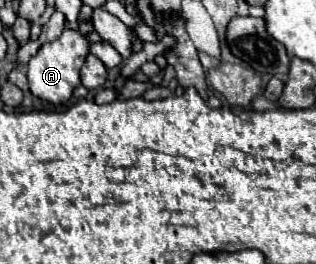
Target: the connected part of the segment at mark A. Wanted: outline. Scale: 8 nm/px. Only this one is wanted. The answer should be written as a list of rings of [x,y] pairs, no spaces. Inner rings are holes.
[[[78,20],[78,28],[70,30],[64,28],[64,32],[52,40],[40,46],[38,54],[30,58],[28,62],[28,82],[30,82],[30,92],[42,100],[48,100],[52,104],[66,102],[72,96],[72,90],[80,84],[80,68],[90,54],[90,42],[88,34],[92,32],[92,20],[82,22]]]

